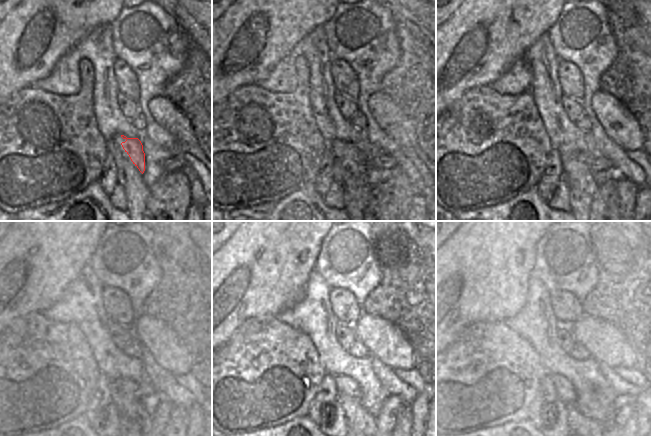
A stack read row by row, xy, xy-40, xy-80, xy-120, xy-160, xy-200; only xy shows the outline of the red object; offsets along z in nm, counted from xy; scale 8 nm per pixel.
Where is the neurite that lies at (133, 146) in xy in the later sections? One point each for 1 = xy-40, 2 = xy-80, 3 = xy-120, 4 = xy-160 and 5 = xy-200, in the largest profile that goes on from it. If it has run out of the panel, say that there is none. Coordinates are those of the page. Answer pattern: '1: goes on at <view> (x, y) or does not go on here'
1: goes on at xy-40 (360, 165)
2: goes on at xy-80 (573, 169)
3: goes on at xy-120 (129, 405)
4: goes on at xy-160 (356, 415)
5: goes on at xy-200 (579, 424)

